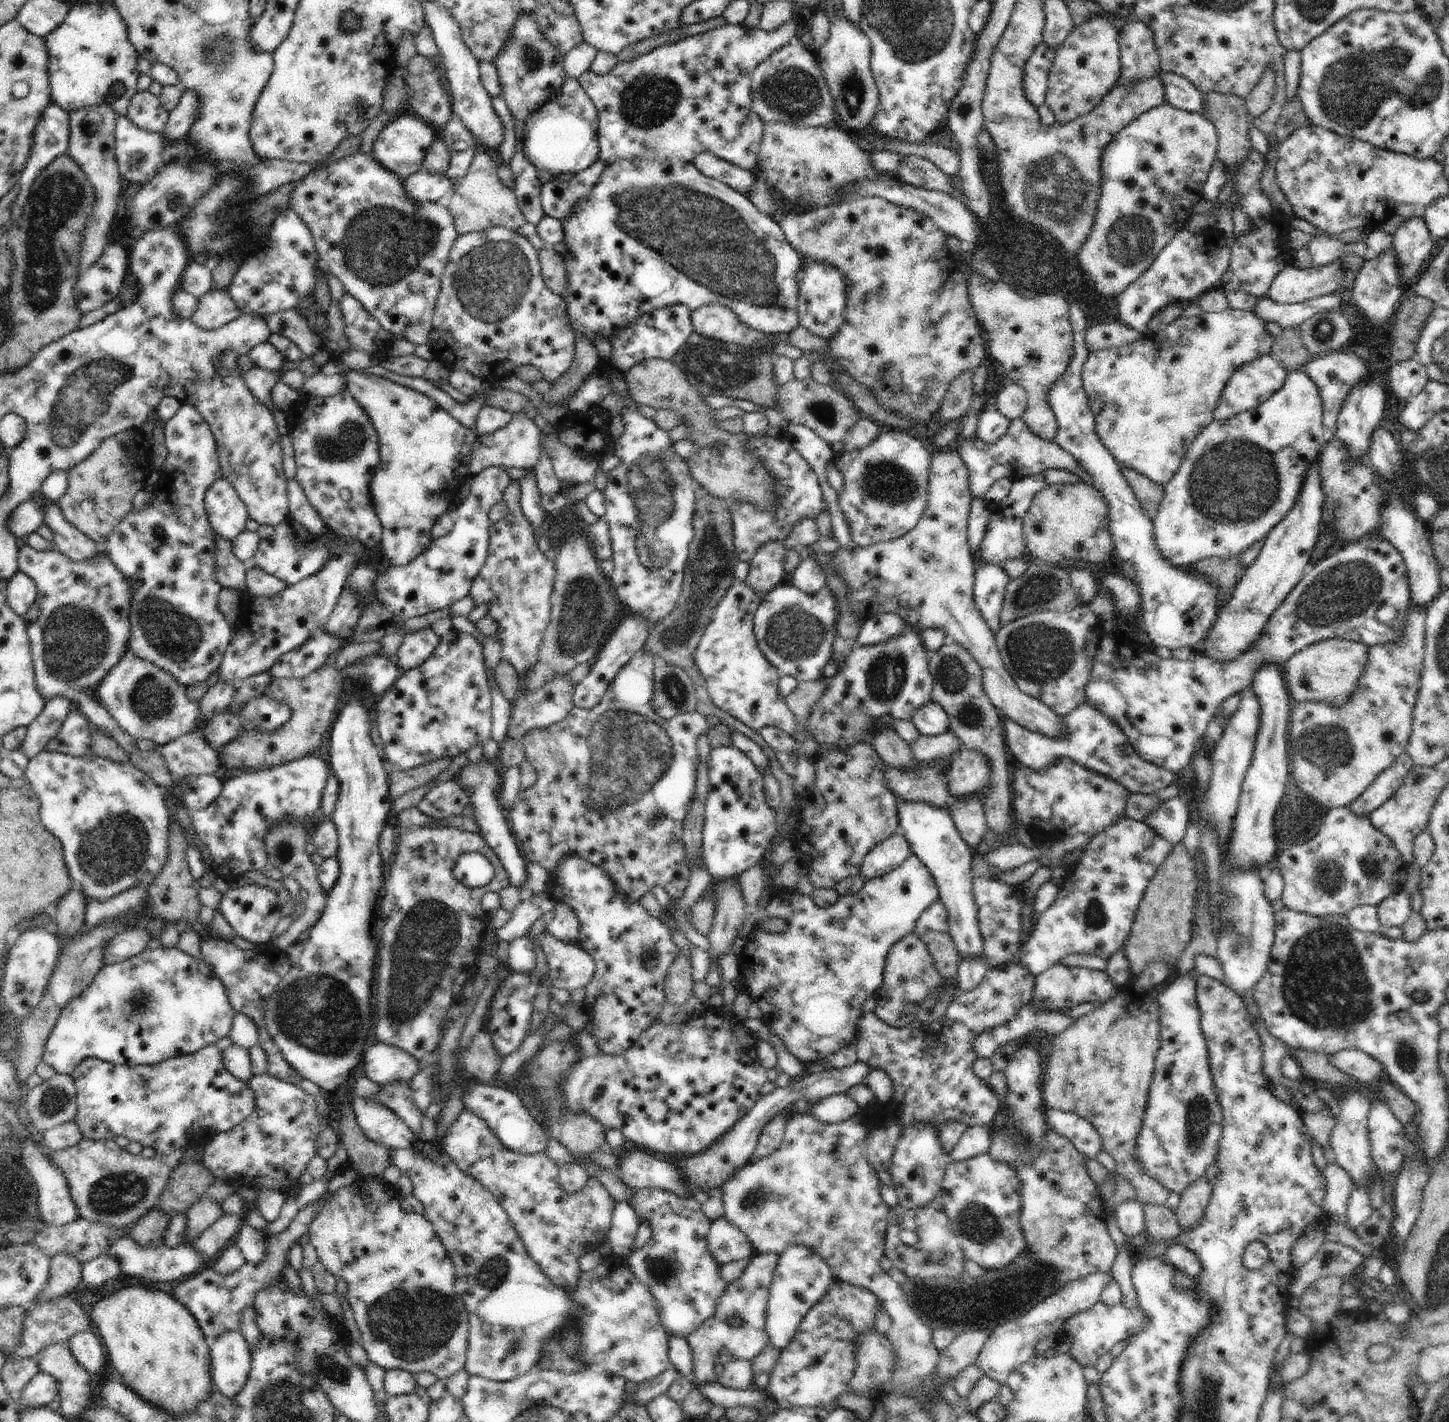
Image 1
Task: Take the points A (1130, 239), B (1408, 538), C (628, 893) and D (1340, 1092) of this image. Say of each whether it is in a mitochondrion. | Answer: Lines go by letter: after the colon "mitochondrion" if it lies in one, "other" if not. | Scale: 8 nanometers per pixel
A: mitochondrion
B: other
C: other
D: other

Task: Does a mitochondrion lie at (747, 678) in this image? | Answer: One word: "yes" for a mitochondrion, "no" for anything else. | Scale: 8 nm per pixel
no

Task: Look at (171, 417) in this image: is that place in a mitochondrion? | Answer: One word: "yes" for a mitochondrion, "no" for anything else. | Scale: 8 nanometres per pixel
no

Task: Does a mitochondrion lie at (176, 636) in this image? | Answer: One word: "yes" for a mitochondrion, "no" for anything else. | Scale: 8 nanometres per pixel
yes

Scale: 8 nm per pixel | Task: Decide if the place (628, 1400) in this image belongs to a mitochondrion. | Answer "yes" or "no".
no

